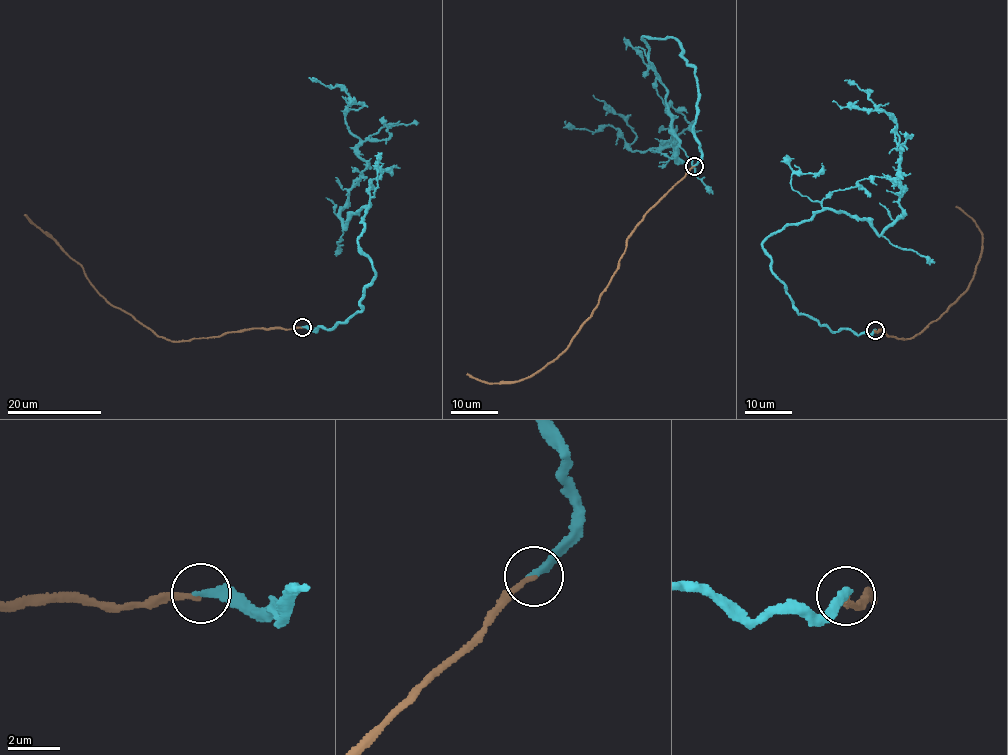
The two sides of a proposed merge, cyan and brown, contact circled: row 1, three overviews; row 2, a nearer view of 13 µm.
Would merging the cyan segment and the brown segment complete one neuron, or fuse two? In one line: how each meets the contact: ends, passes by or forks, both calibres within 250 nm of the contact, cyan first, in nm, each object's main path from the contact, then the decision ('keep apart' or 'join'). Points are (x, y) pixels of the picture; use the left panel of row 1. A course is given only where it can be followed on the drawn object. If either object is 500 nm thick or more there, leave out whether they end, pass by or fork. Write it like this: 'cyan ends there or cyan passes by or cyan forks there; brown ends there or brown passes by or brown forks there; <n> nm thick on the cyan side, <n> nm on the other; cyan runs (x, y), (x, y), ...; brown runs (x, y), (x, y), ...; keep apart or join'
cyan ends there; brown ends there; 320 nm thick on the cyan side, 170 nm on the other; cyan runs (302, 326), (359, 312), (375, 275), (358, 247), (370, 205), (339, 217), (366, 167), (348, 95), (313, 79); brown runs (302, 328), (248, 328), (175, 341), (157, 335), (105, 300), (85, 276), (82, 265), (23, 214); keep apart

